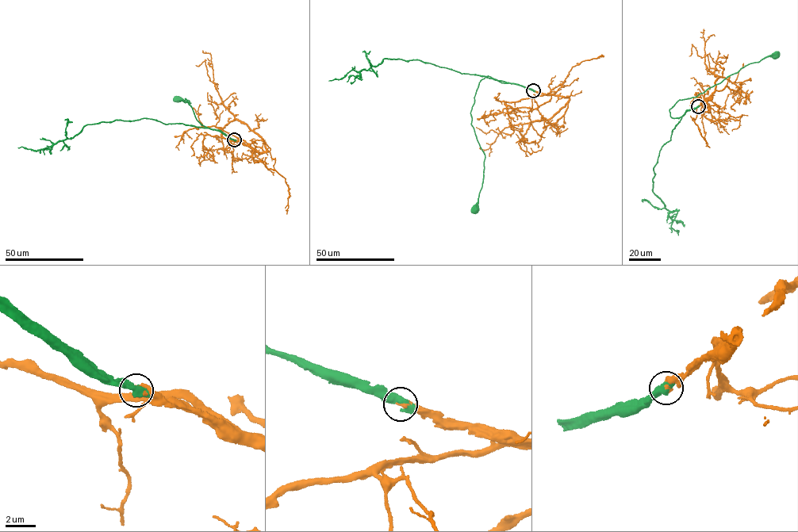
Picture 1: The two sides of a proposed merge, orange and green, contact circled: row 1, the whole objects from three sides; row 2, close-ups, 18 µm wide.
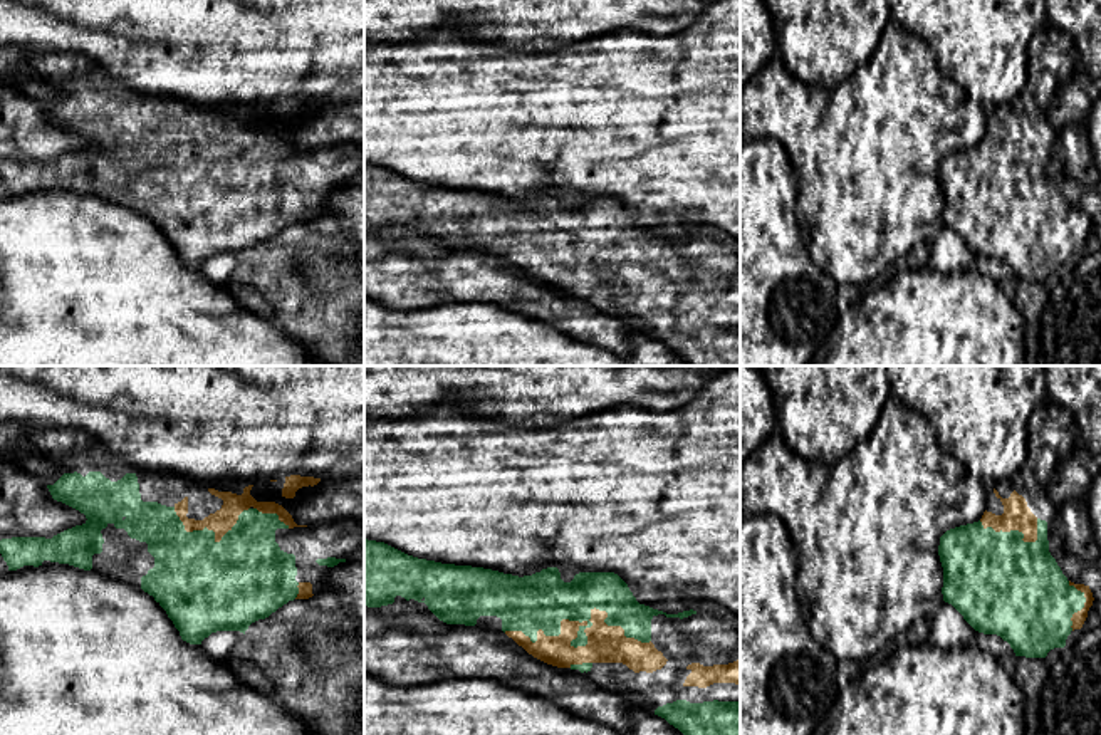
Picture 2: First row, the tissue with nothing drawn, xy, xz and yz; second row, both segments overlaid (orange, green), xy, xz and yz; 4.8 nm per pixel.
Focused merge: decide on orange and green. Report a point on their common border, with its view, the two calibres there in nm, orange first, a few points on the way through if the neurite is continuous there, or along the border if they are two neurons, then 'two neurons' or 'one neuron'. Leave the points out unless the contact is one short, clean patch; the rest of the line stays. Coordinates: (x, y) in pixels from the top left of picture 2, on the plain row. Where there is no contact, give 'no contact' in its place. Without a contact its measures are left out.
xz (578, 245) | 180/280 nm | one neuron

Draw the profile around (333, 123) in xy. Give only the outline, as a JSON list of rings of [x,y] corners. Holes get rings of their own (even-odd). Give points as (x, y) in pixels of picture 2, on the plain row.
[[[364,97],[324,102],[314,111],[302,111],[294,122],[285,122],[284,102],[257,106],[250,119],[257,126],[282,129],[297,149],[349,144],[364,149]]]

